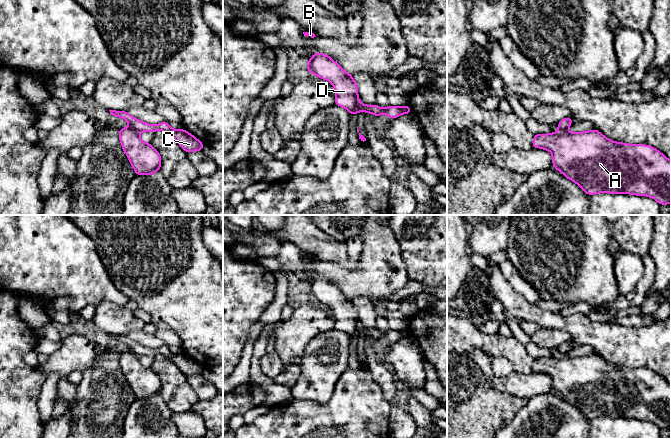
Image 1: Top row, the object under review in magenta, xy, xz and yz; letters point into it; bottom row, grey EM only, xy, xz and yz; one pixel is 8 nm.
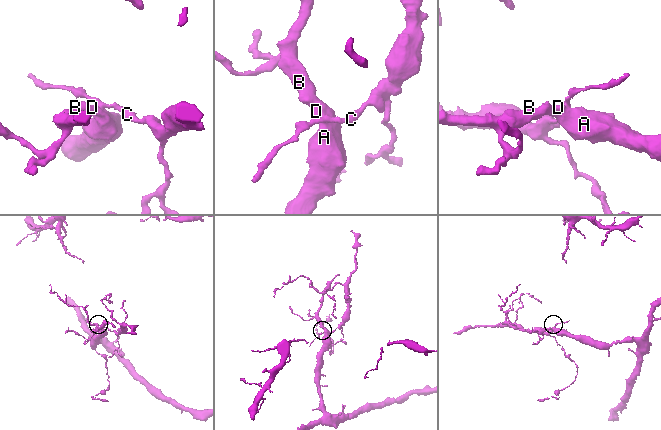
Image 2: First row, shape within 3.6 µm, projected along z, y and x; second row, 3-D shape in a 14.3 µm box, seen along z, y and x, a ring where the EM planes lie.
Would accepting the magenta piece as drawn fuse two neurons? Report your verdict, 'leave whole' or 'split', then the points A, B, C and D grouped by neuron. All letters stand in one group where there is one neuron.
split | A B D / C

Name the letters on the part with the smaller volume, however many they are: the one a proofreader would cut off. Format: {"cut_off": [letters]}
{"cut_off": ["C"]}

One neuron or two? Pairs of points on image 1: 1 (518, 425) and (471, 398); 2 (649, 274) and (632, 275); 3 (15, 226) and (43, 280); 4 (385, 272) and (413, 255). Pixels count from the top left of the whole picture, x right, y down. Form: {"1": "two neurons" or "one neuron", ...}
{"1": "two neurons", "2": "two neurons", "3": "one neuron", "4": "two neurons"}

